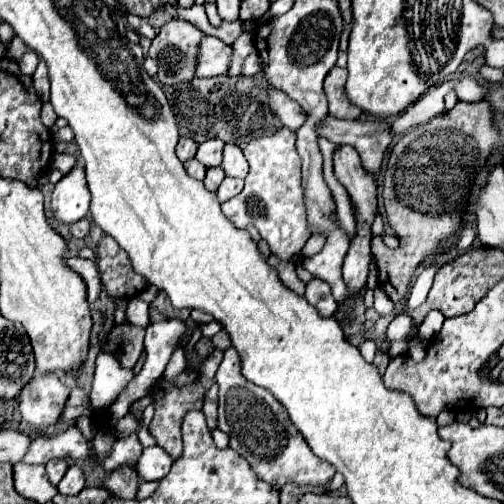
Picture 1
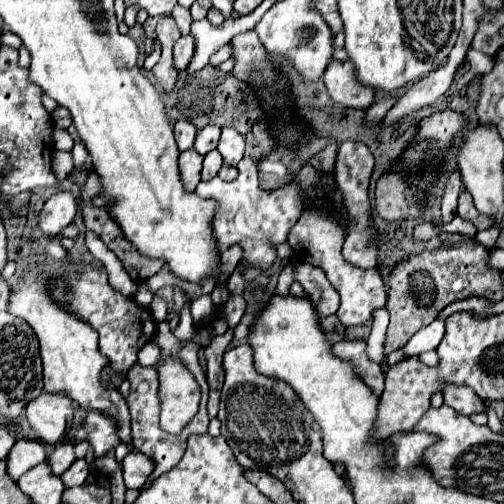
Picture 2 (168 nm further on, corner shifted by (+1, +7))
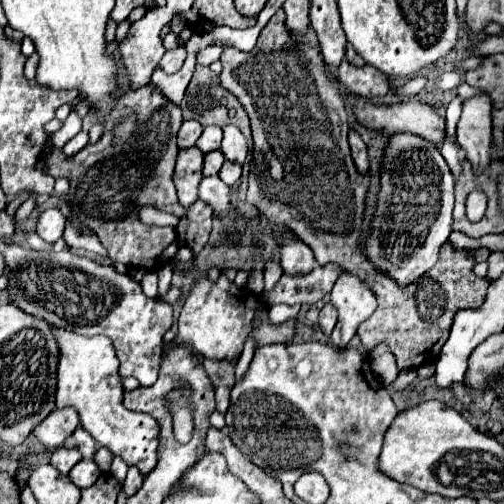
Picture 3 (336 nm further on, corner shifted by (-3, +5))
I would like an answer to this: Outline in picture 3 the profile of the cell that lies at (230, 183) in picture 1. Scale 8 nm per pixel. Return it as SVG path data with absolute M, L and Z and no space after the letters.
M225 161L221 171L219 171L219 177L227 183L227 185L233 185L239 177L241 177L241 165L237 163L231 163L231 161Z

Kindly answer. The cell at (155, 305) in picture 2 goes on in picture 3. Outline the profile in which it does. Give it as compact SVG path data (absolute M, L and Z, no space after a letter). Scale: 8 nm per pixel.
M163 267L159 271L159 299L163 299L169 287L171 287L171 267Z

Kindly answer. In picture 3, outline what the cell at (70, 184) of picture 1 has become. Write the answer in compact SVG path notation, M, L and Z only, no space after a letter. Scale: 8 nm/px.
M57 207L47 209L47 211L43 211L43 215L39 217L37 235L39 235L43 241L53 243L53 241L61 239L65 225L67 225L67 217L65 217Z

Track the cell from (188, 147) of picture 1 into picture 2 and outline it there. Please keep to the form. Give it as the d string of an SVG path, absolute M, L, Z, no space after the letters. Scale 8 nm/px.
M177 121L175 123L175 141L177 141L179 151L191 149L195 135L197 135L197 129L189 121Z

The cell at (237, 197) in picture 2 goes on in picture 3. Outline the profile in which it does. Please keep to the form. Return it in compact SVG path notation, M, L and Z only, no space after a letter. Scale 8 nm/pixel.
M217 175L203 177L203 181L199 185L199 199L209 203L215 213L225 215L229 211L229 203L231 203L231 187L221 183L221 179Z

